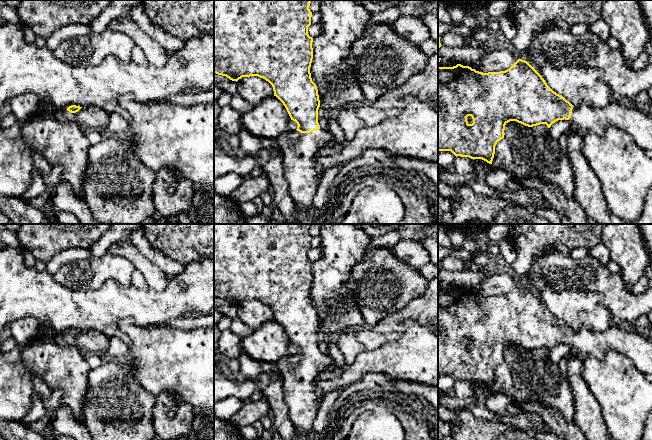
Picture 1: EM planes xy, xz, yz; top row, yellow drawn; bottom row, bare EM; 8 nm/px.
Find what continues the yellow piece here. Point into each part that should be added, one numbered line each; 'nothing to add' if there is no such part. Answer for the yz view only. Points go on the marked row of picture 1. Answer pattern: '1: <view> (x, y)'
1: yz (638, 125)

